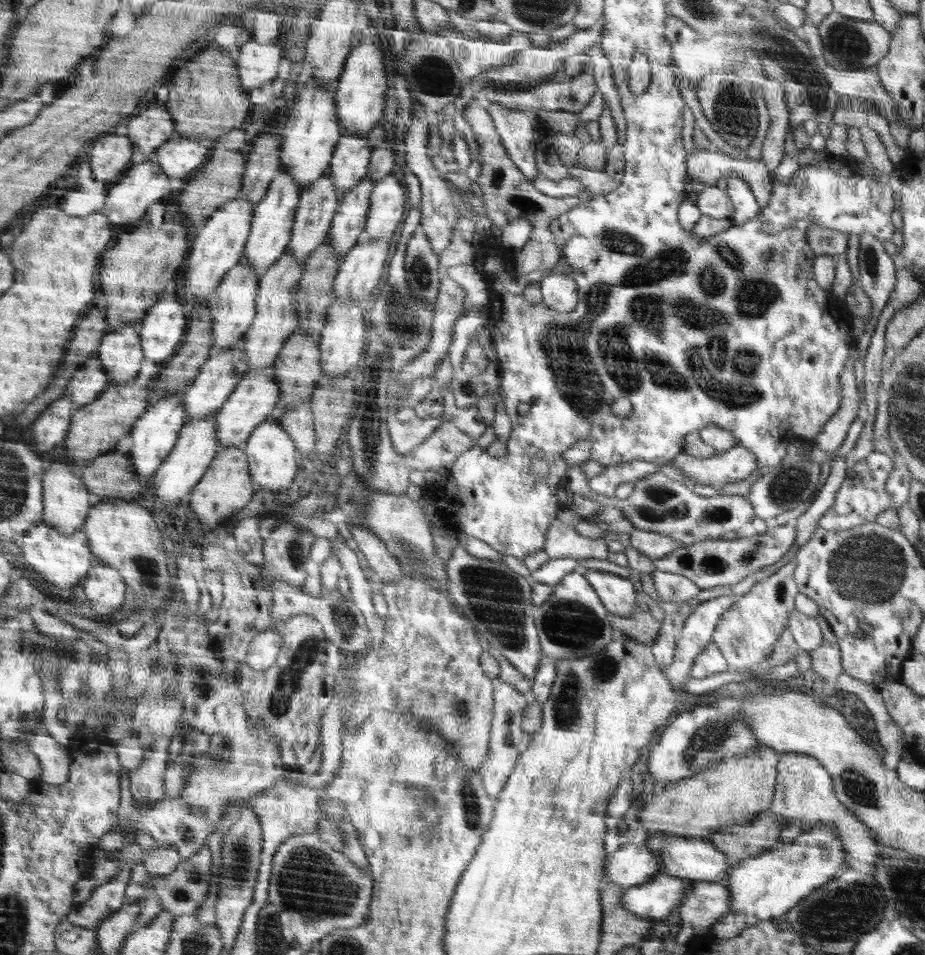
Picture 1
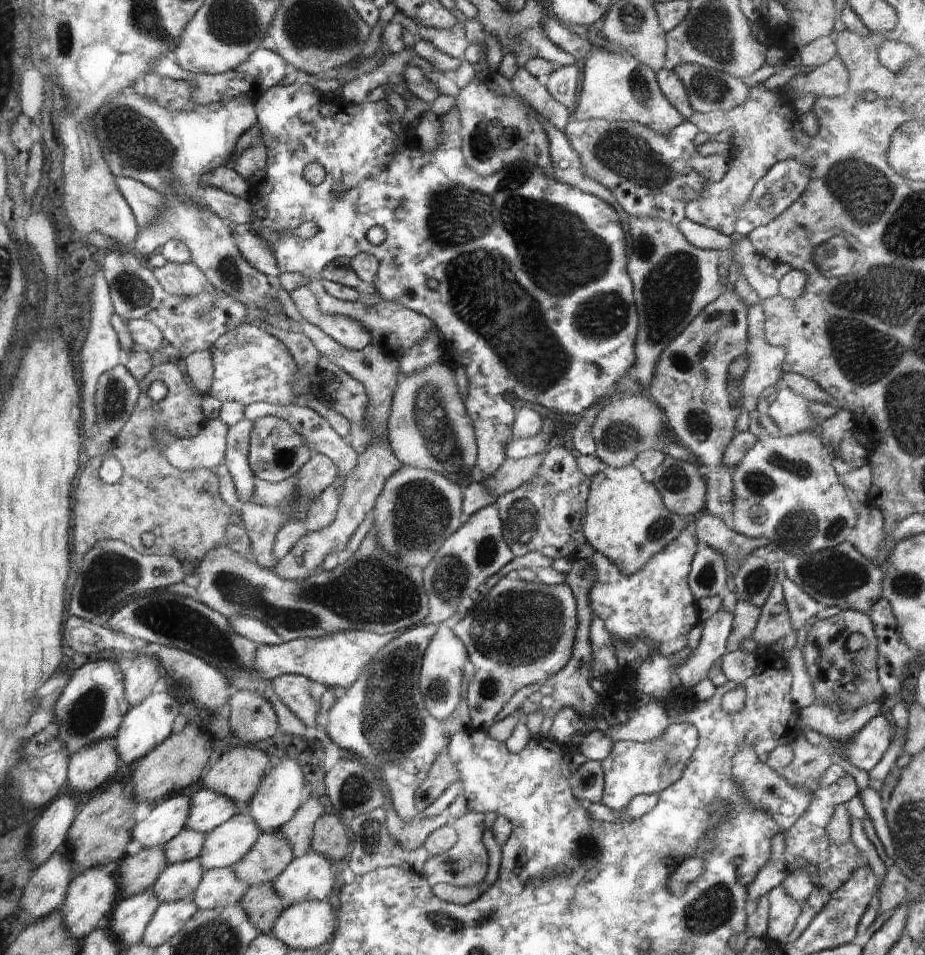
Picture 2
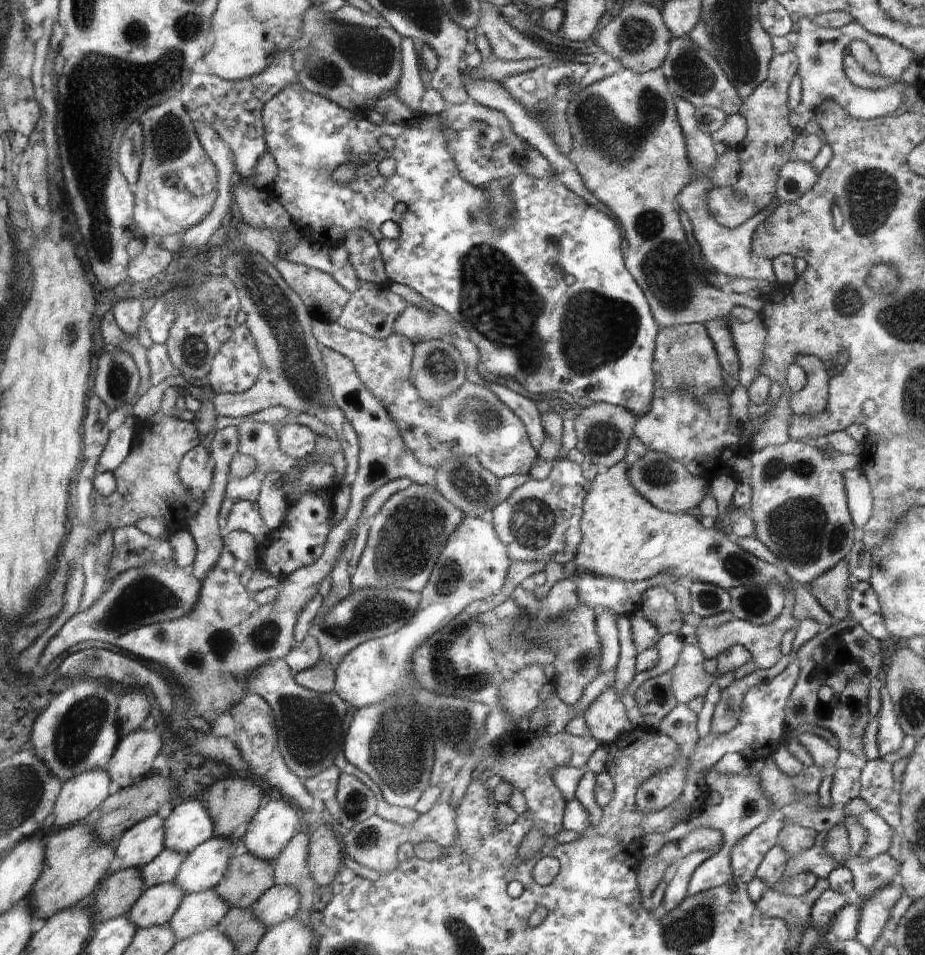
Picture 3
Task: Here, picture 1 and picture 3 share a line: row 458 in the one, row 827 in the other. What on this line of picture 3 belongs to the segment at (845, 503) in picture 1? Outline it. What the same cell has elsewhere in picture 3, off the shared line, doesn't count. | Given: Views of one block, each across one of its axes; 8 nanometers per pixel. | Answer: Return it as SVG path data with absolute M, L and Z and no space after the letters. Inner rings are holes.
M868 810L853 820L862 824L868 834L866 844L862 846L859 854L863 861L873 860L880 854L888 853L892 844L892 829L876 812Z

